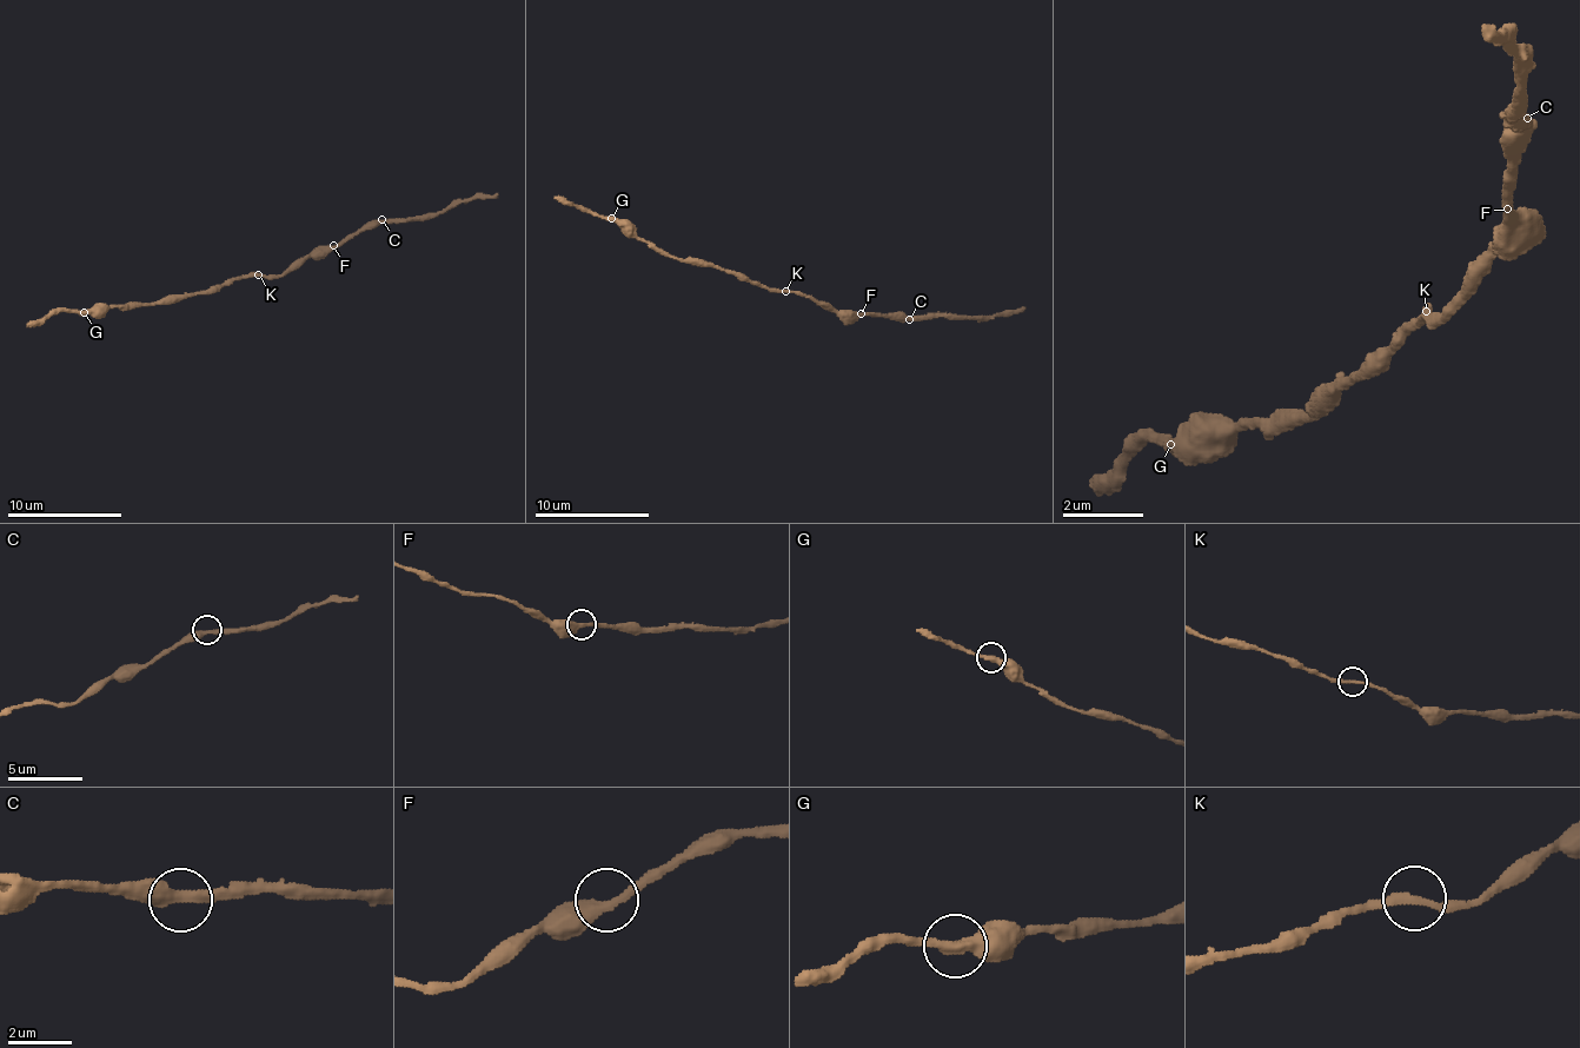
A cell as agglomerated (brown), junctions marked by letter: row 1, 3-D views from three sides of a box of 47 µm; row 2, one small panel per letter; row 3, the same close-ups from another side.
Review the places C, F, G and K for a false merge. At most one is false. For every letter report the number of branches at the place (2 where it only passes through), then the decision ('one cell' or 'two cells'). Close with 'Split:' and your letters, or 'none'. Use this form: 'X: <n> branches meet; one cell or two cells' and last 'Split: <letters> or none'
C: 2 branches meet; one cell
F: 2 branches meet; one cell
G: 2 branches meet; one cell
K: 2 branches meet; one cell
Split: none

